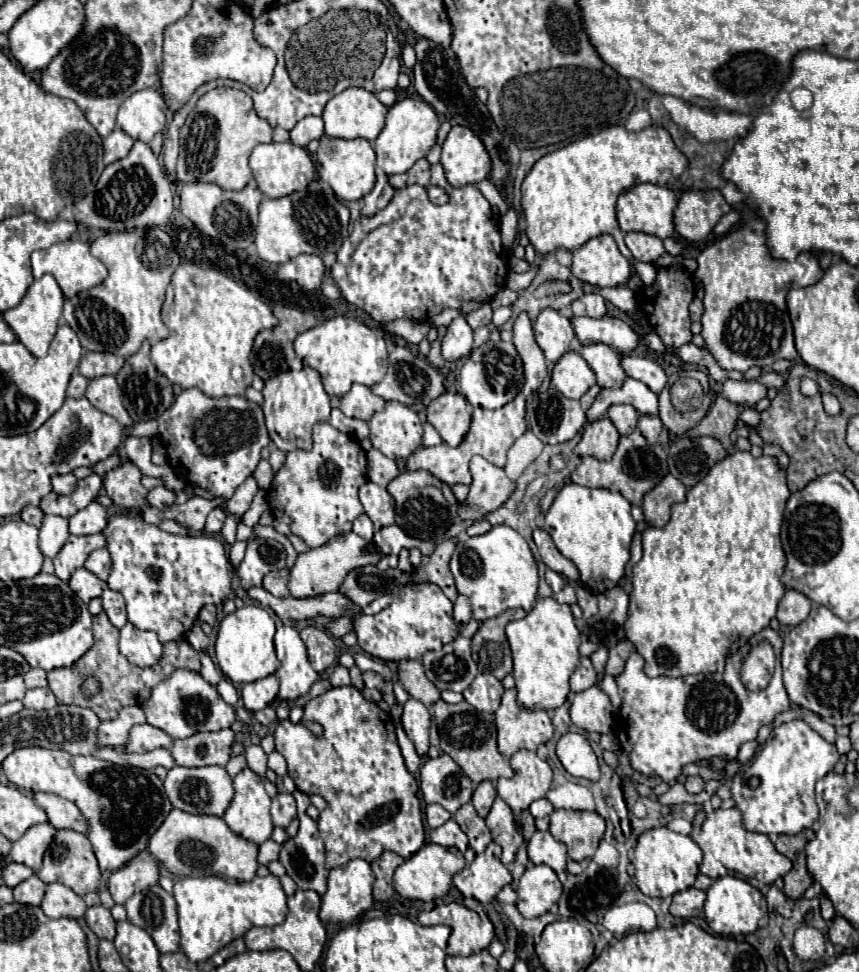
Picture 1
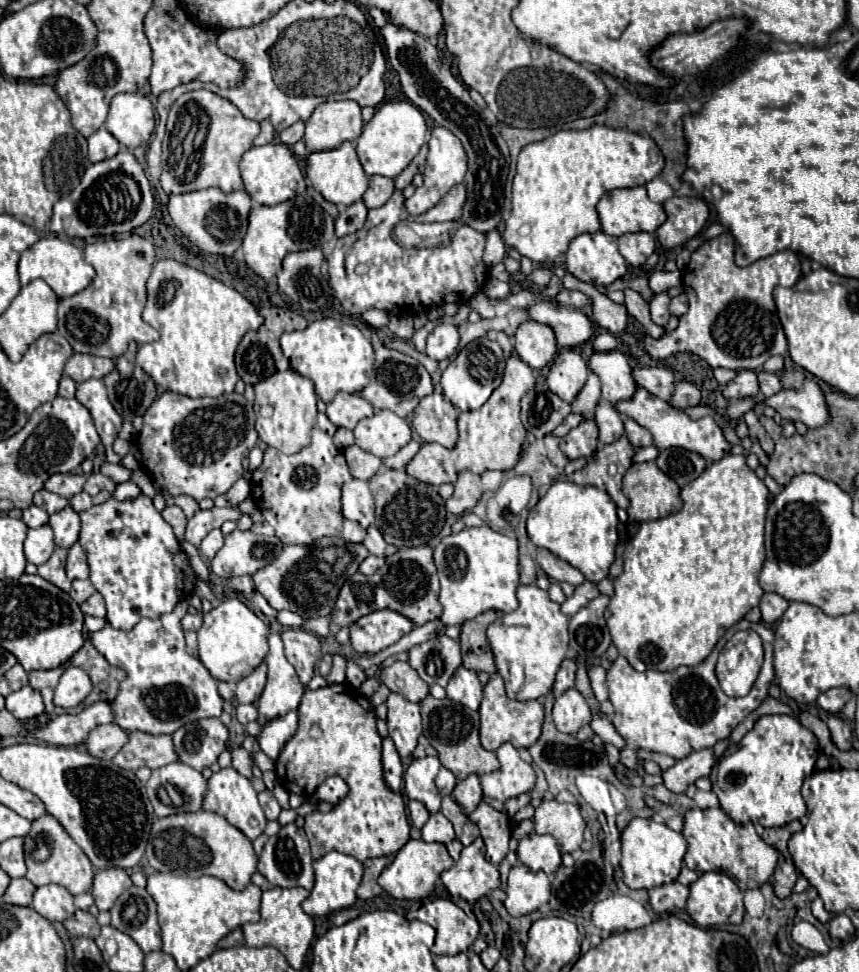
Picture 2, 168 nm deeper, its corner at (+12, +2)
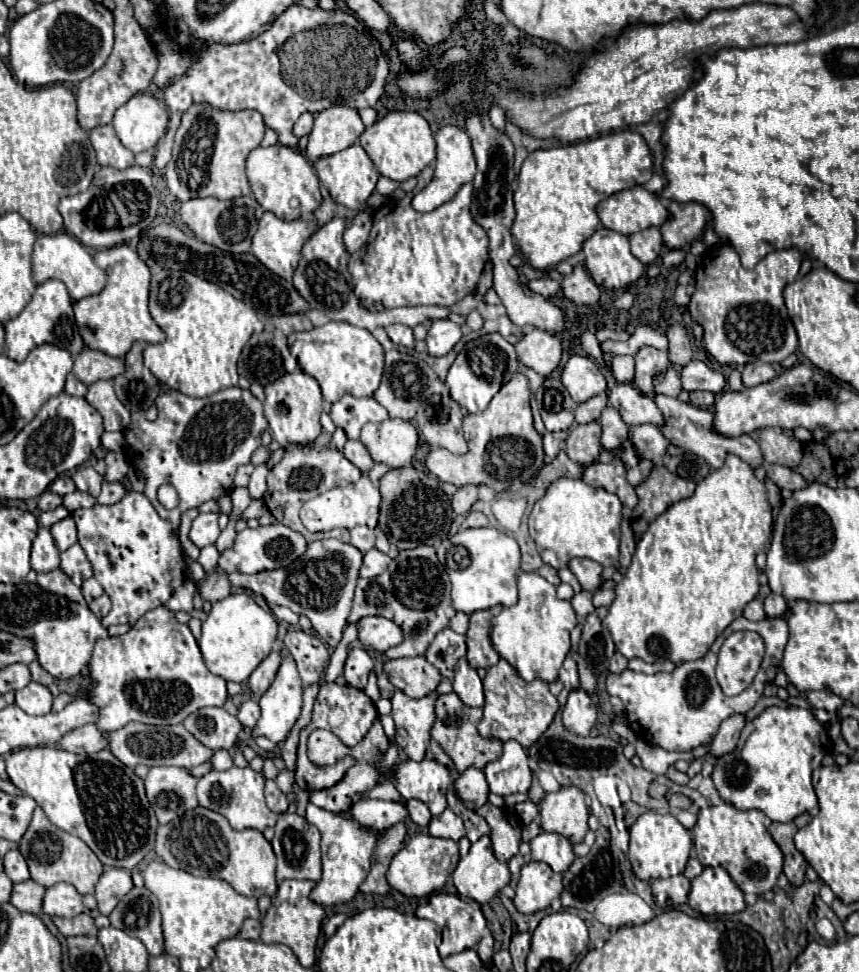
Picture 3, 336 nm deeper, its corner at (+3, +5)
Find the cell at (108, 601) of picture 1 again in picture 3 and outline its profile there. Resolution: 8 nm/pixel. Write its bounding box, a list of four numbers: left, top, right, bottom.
[89,595,111,619]

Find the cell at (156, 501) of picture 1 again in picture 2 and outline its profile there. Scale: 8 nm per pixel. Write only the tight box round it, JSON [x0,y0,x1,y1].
[112,482,140,500]

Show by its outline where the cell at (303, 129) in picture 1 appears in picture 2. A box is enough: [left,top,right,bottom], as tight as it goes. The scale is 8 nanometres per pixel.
[278,122,304,146]

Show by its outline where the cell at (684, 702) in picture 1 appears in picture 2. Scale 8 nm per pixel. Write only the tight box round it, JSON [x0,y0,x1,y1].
[606,620,774,776]

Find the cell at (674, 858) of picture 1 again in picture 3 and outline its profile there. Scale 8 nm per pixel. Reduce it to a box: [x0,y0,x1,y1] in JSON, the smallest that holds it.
[629,811,693,881]

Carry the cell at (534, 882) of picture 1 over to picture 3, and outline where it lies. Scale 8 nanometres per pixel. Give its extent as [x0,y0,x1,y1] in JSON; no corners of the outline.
[513,861,561,913]

